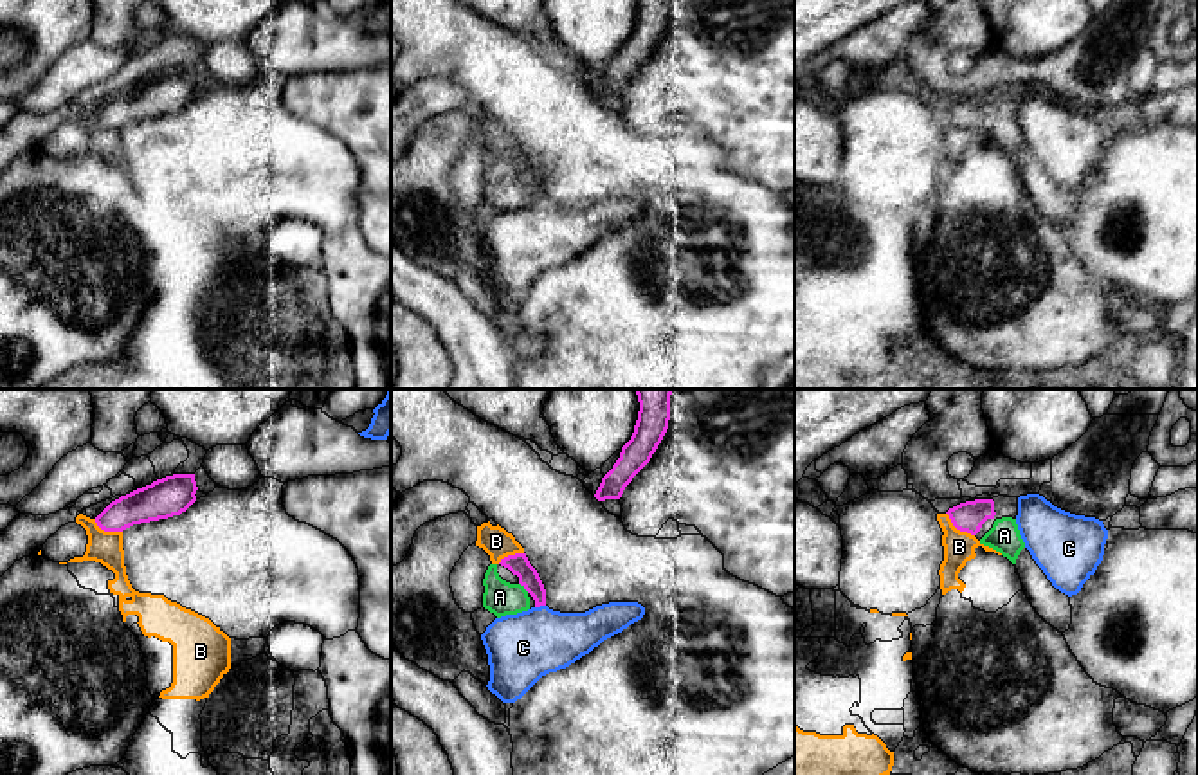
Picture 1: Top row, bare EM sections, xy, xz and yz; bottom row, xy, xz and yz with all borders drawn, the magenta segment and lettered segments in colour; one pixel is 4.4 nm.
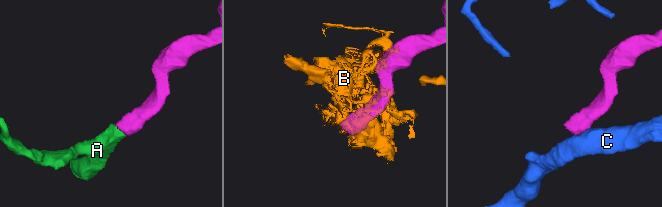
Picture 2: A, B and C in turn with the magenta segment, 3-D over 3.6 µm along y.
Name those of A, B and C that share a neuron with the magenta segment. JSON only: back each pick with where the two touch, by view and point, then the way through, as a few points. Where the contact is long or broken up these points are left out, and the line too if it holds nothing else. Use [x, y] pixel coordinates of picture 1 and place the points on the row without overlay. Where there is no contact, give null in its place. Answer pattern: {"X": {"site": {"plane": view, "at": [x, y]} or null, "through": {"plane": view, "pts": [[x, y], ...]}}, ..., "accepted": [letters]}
{"A": {"site": {"plane": "xz", "at": [525, 184]}, "through": {"plane": "xz", "pts": [[519, 161], [525, 168], [525, 184], [514, 193], [499, 193]]}}, "accepted": ["A"]}

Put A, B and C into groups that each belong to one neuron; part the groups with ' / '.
A / B / C

